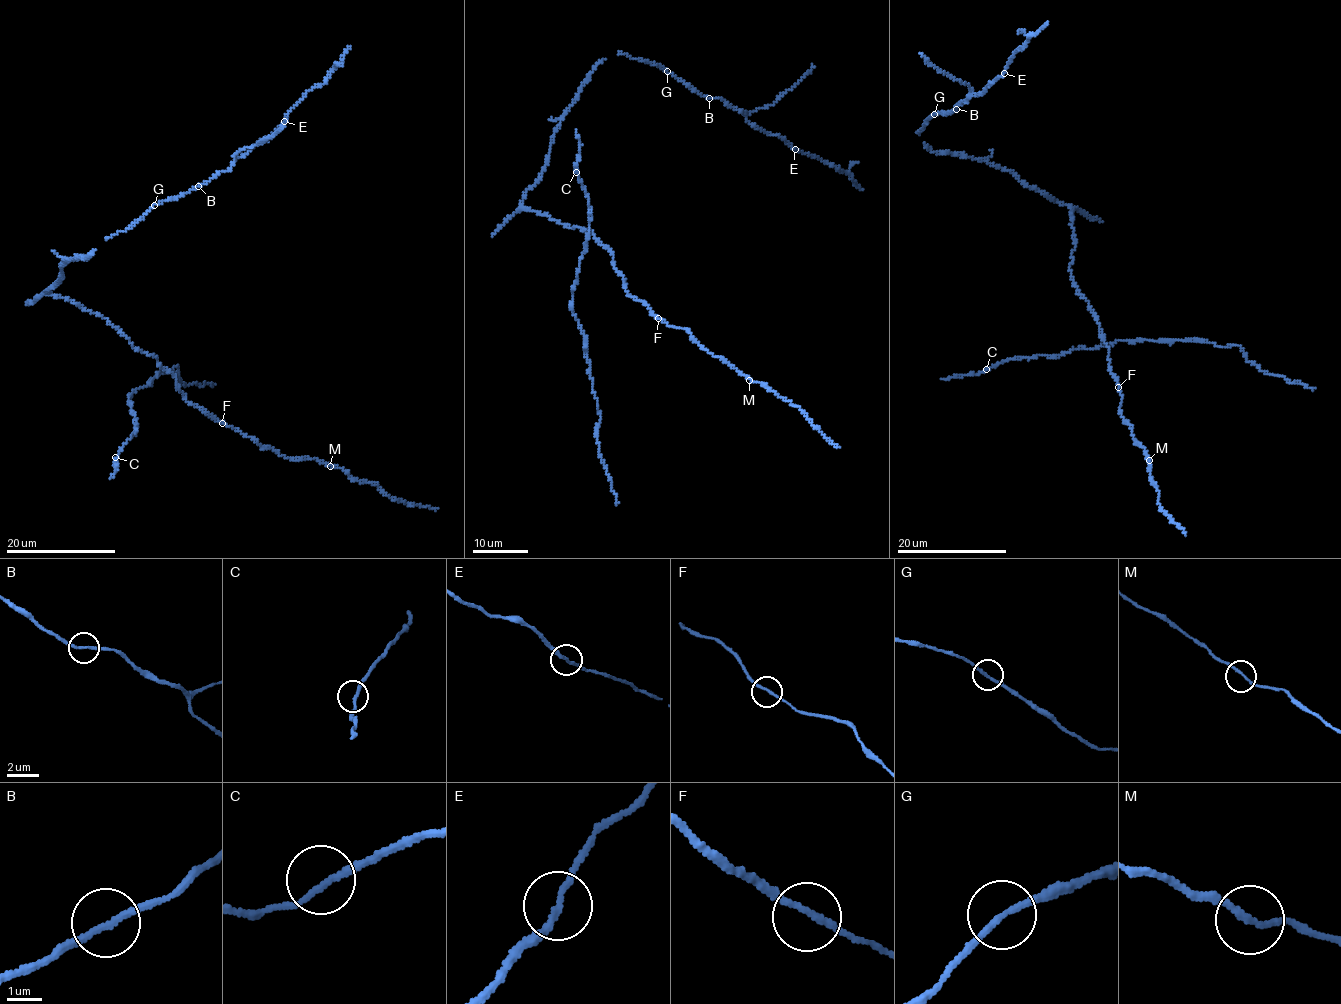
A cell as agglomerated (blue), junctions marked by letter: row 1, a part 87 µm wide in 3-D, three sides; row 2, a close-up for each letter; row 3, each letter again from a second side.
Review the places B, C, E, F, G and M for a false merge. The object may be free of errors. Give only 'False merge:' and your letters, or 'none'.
False merge: none

